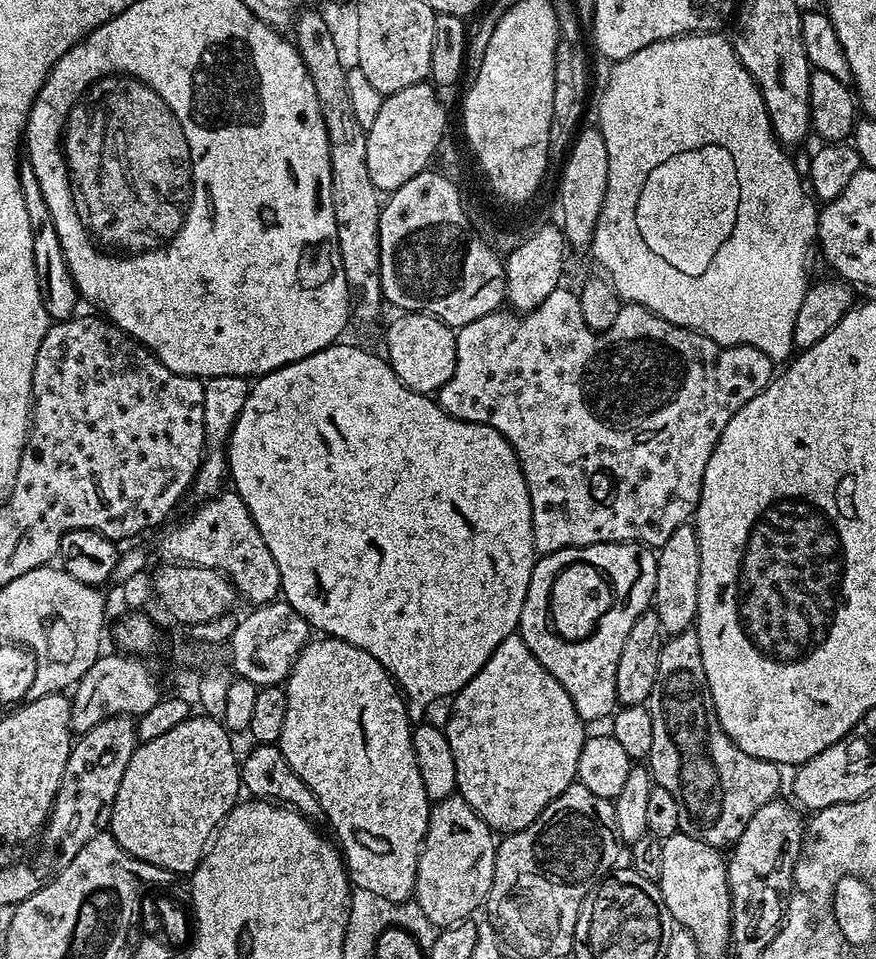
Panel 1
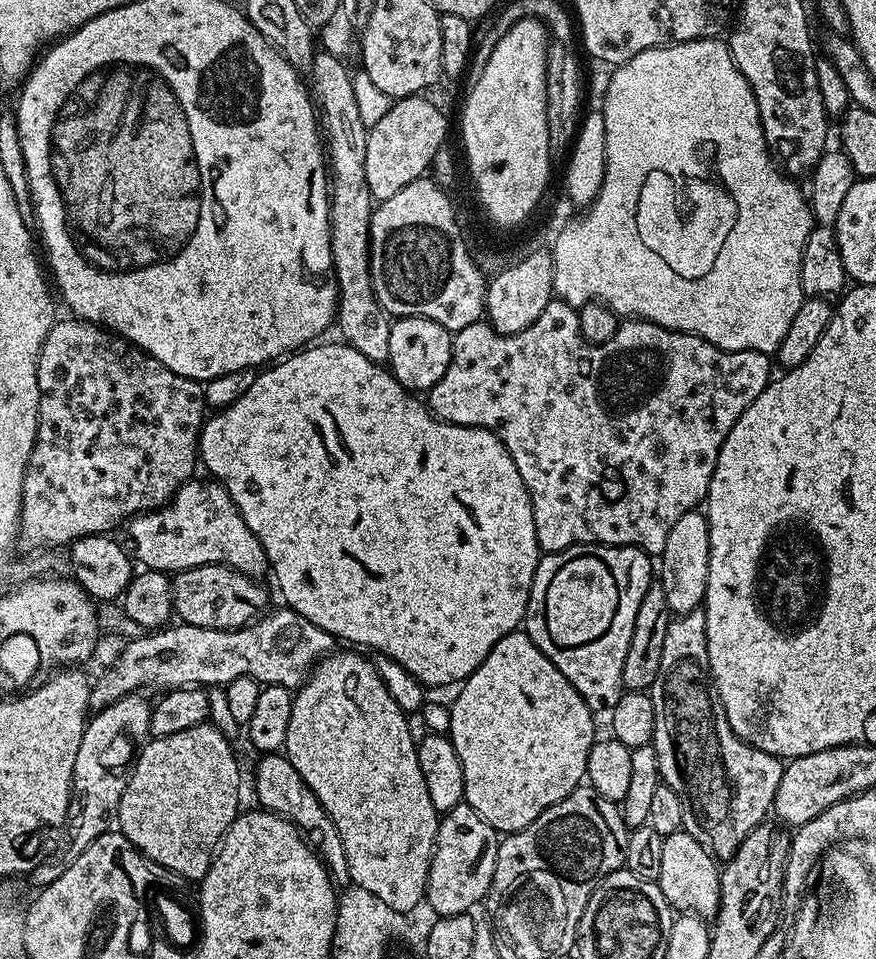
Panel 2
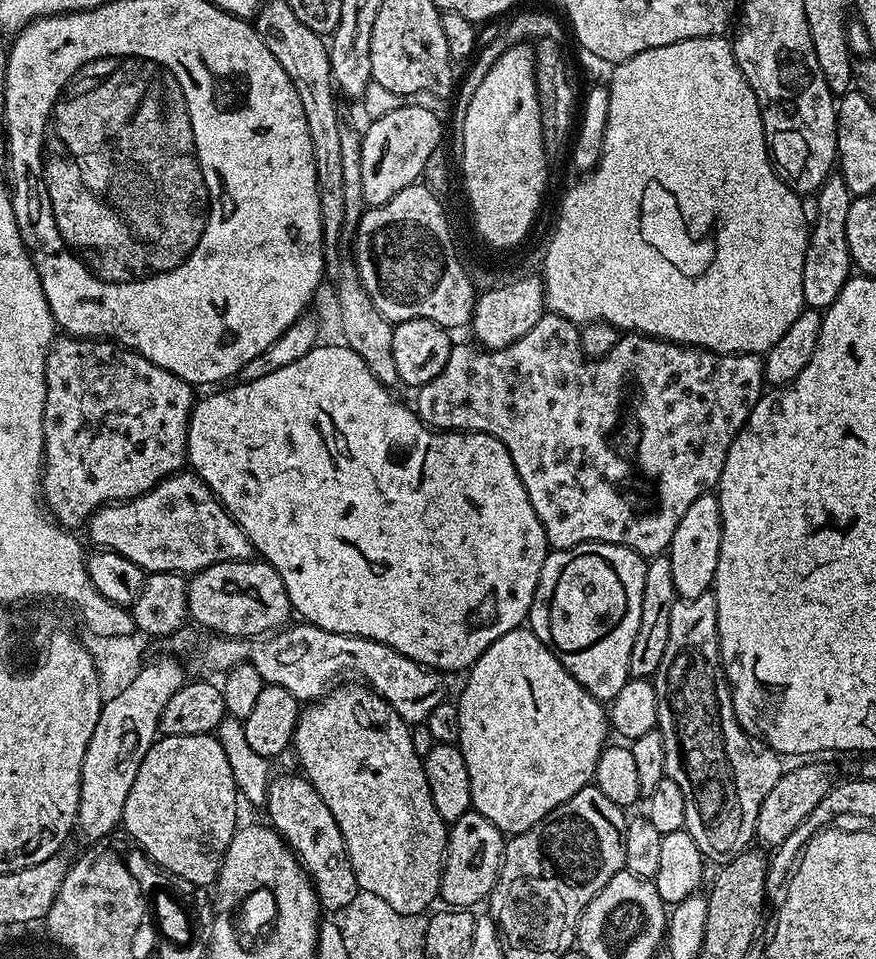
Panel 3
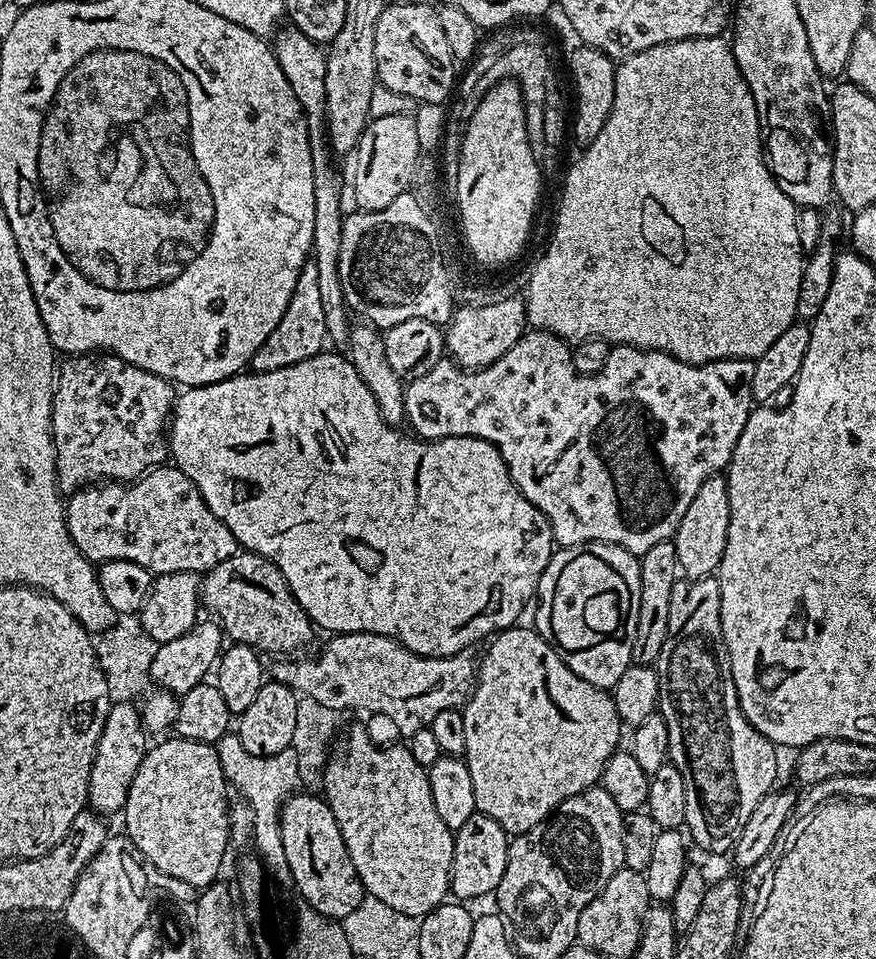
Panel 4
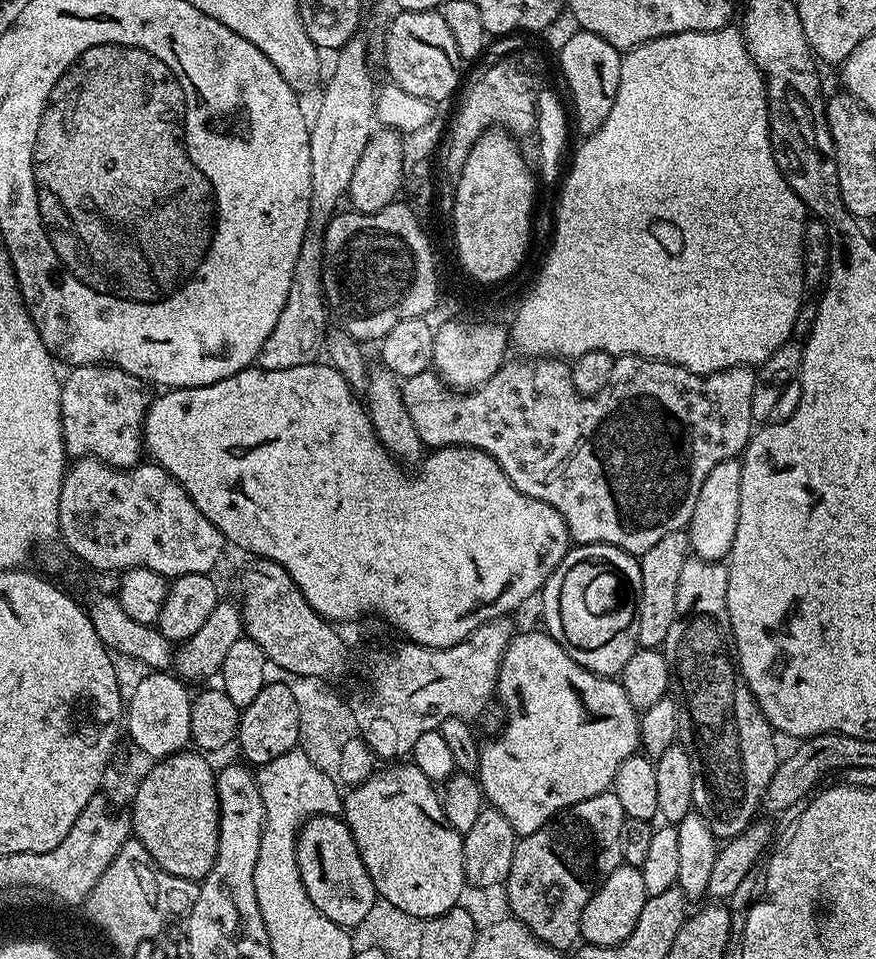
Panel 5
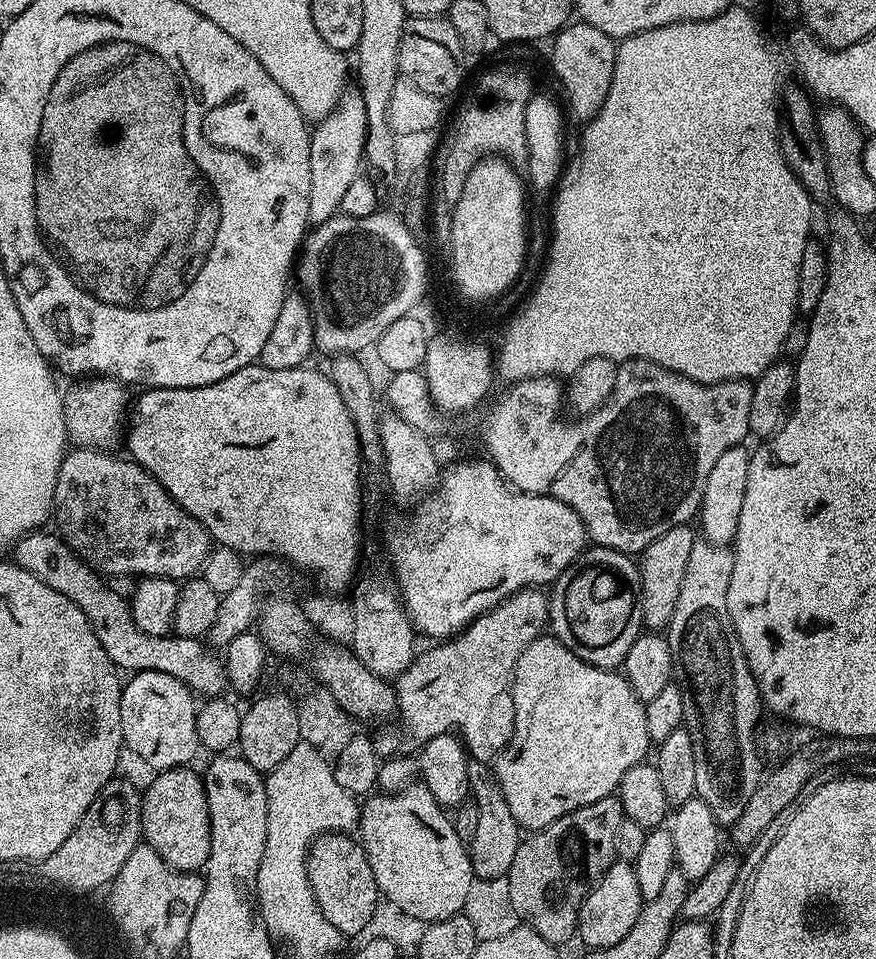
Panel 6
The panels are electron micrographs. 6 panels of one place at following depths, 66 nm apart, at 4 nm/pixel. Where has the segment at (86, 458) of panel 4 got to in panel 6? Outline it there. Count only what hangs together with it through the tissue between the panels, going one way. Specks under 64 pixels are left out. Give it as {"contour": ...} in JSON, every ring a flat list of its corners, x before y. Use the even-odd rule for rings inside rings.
{"contour":[[89,375,87,378,80,378,75,381,72,389,63,393,64,398,64,421,66,430,73,445,82,448,98,448,101,450,115,449,115,444,121,443,122,437,126,432,126,417,130,412,129,389,124,381,115,380,112,376]]}

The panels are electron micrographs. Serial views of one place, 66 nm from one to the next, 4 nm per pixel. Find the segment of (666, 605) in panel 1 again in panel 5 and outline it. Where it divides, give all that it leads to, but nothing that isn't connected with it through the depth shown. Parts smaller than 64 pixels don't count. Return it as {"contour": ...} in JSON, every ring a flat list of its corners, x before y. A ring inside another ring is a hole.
{"contour":[[739,459,723,460,706,474,702,490,698,490,698,502,694,502,694,514,687,526,688,547,697,560,723,561,734,546,734,534,738,530,738,506,742,506,742,466]]}

